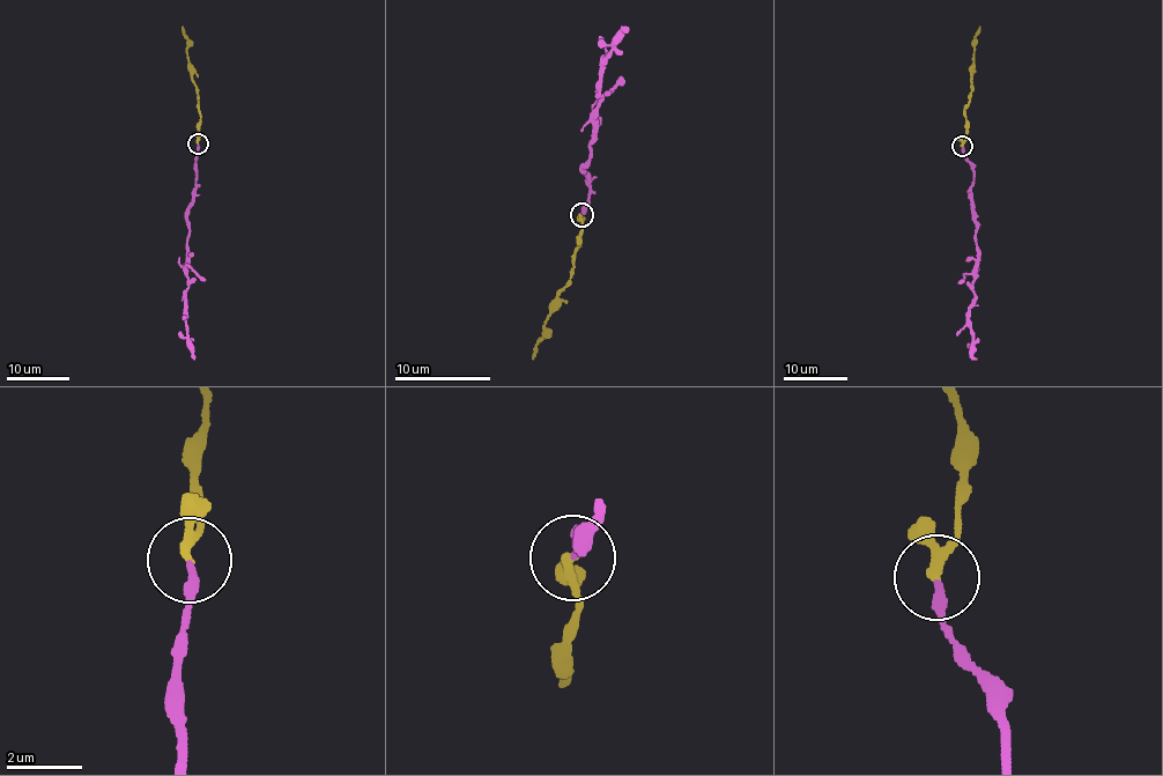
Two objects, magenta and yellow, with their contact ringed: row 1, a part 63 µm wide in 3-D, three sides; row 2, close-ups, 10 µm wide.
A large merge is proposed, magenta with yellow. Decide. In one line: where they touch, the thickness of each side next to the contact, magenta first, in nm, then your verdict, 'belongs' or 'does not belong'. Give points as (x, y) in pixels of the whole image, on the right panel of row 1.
(962, 146) | 240/180 nm | belongs

